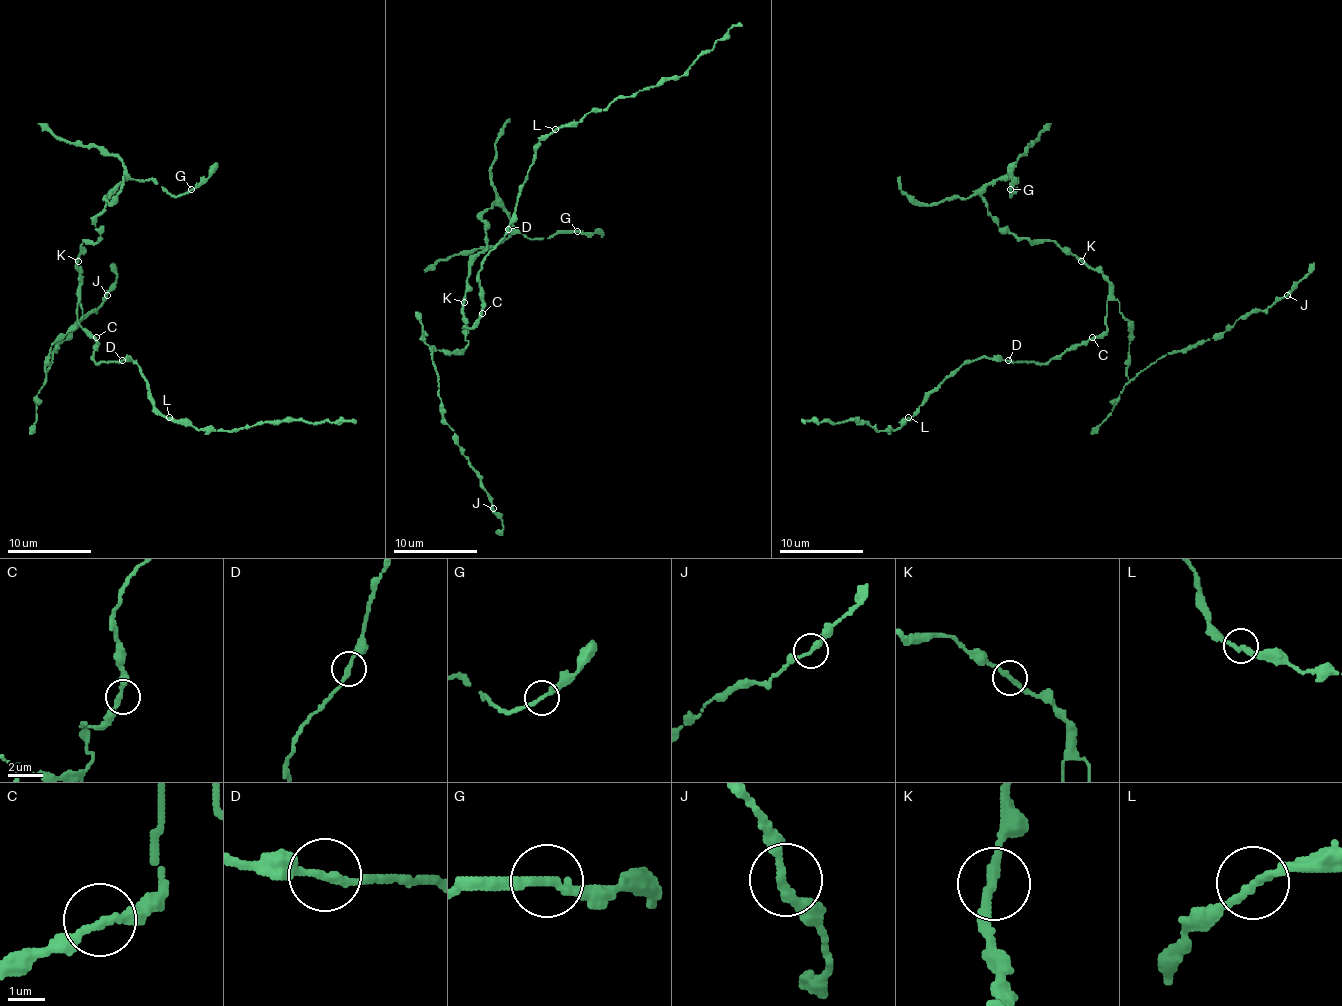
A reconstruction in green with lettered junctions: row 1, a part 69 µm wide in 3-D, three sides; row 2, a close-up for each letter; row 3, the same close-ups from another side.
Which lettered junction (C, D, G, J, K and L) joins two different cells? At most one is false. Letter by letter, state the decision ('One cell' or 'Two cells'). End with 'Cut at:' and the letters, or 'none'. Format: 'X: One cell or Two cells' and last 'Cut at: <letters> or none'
C: One cell
D: One cell
G: One cell
J: One cell
K: One cell
L: One cell
Cut at: none

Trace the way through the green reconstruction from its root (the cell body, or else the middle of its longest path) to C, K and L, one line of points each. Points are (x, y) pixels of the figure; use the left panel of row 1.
C: (94, 350), (96, 337)
K: (94, 350), (96, 341), (77, 320), (77, 261)
L: (94, 350), (94, 362), (118, 362), (130, 358), (141, 369), (151, 403), (168, 417)

